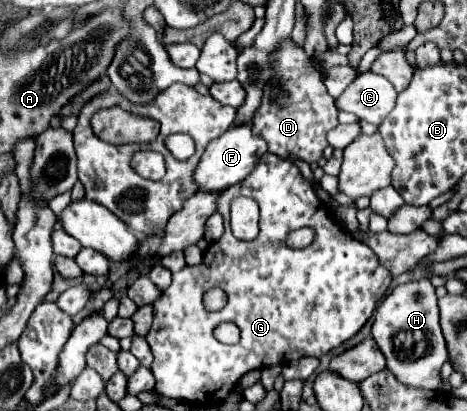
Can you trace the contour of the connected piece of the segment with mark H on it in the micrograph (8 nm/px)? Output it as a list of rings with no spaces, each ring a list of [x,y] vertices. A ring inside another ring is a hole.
[[[428,278],[396,286],[374,312],[372,336],[386,356],[388,370],[406,386],[436,390],[440,386],[440,366],[446,358],[446,342],[438,324],[438,300]]]

